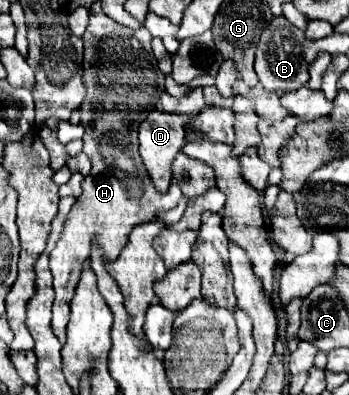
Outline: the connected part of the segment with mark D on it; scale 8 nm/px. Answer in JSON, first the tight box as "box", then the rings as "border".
{"box":[138,110,184,192],"border":[[[150,110],[148,118],[138,126],[140,156],[160,192],[168,190],[172,158],[184,146],[184,120],[184,114]]]}

